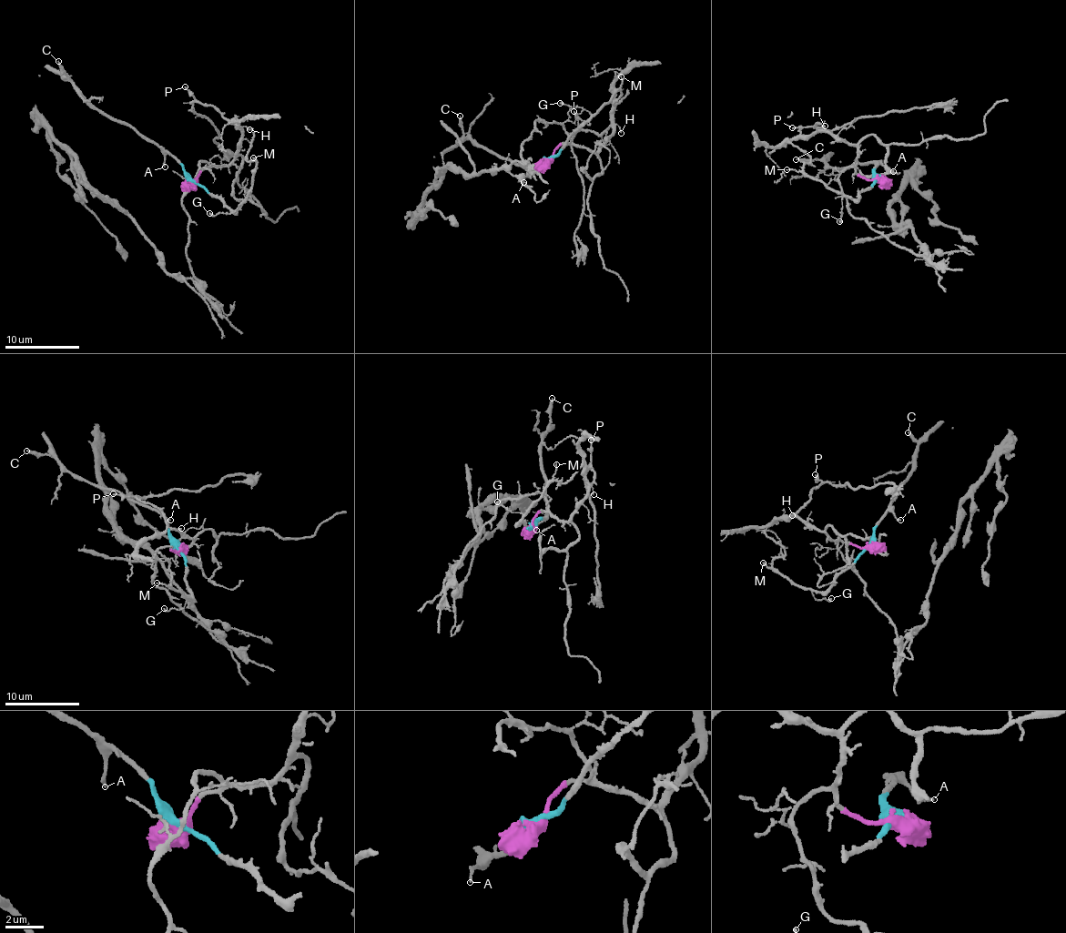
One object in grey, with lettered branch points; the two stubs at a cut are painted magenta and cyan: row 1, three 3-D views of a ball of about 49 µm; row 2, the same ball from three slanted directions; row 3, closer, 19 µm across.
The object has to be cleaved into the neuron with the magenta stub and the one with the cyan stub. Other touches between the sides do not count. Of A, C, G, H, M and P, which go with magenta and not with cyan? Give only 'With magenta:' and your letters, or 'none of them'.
With magenta: H, P

